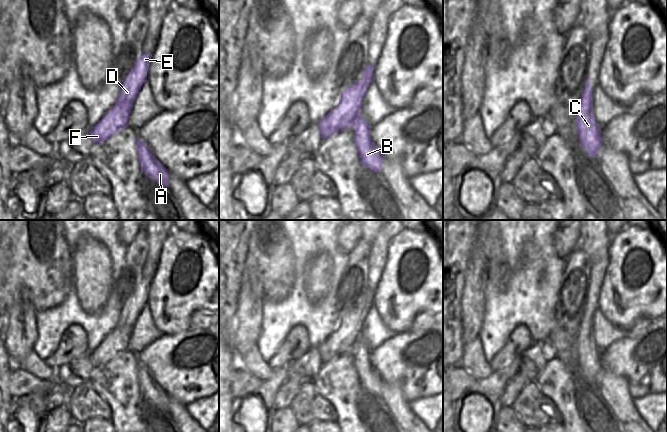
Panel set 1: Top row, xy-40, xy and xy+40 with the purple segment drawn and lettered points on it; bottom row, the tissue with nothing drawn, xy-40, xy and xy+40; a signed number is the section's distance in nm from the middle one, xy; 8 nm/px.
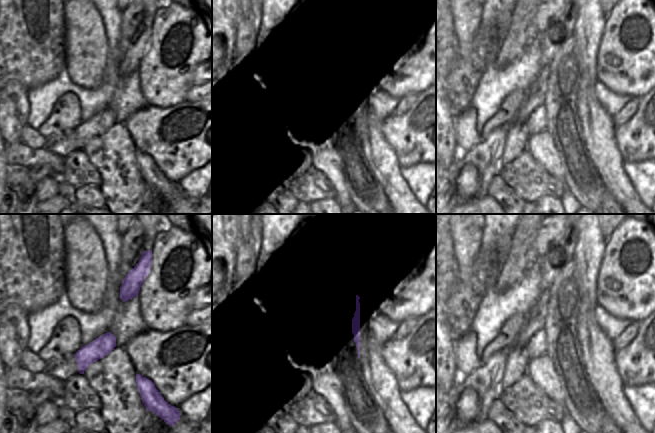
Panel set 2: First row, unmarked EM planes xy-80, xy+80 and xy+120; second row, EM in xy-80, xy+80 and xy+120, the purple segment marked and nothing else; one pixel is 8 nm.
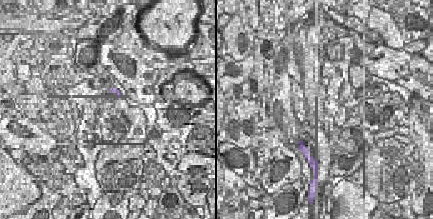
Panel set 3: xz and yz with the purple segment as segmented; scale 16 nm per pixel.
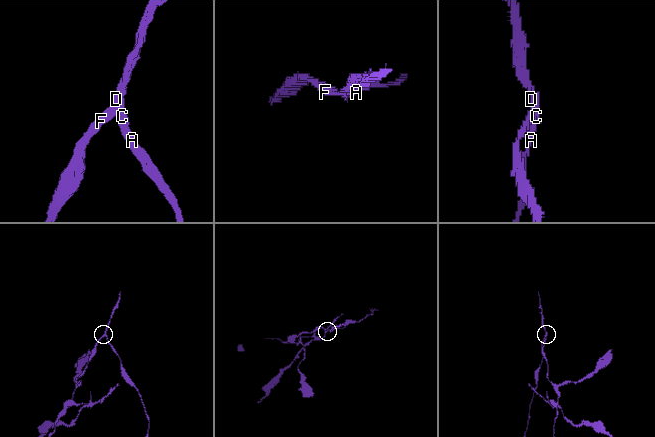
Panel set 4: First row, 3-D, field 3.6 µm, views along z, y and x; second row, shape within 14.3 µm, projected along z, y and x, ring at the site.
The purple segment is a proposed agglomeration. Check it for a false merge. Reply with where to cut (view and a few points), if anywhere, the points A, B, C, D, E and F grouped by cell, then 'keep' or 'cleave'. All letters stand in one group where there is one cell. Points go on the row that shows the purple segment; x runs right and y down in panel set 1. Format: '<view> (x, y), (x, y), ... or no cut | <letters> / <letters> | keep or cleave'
xy (365, 69), (366, 76), (361, 93), (362, 98) | A B C / D E F | cleave

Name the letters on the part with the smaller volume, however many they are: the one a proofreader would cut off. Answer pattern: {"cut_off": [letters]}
{"cut_off": ["A", "B", "C"]}

